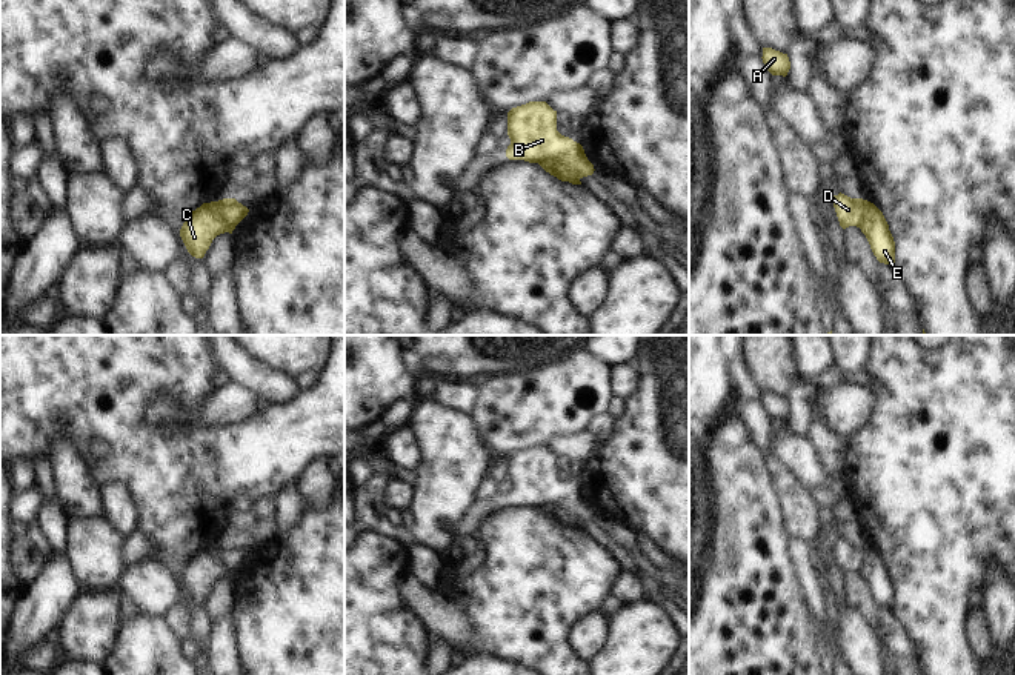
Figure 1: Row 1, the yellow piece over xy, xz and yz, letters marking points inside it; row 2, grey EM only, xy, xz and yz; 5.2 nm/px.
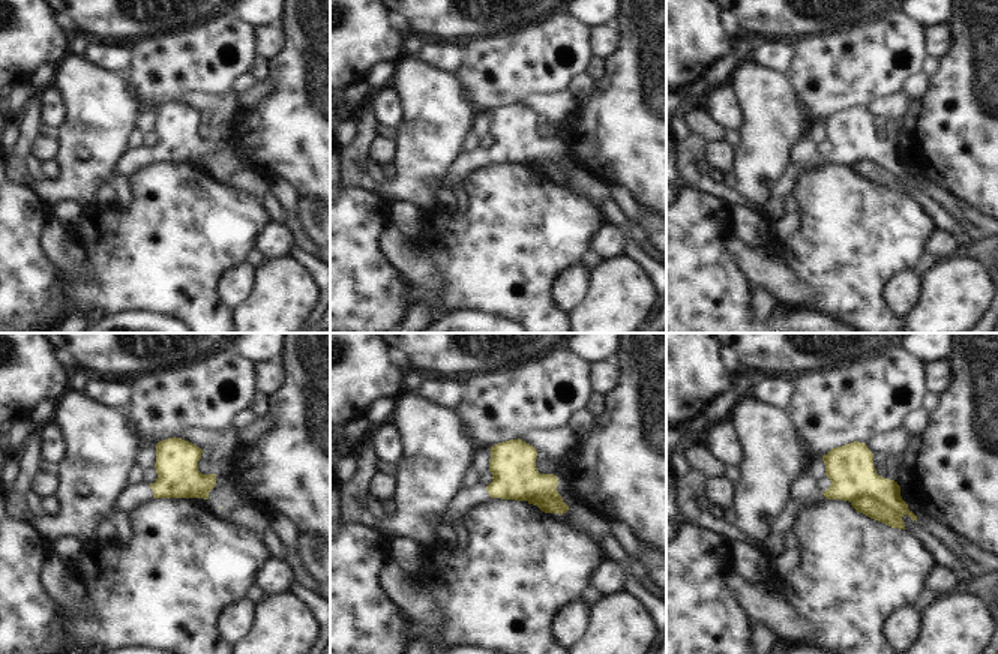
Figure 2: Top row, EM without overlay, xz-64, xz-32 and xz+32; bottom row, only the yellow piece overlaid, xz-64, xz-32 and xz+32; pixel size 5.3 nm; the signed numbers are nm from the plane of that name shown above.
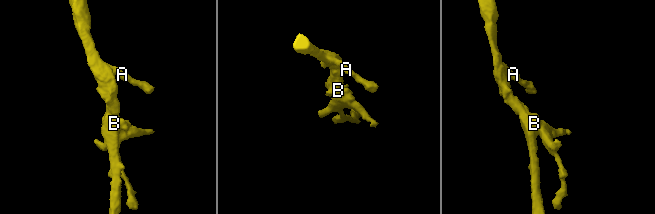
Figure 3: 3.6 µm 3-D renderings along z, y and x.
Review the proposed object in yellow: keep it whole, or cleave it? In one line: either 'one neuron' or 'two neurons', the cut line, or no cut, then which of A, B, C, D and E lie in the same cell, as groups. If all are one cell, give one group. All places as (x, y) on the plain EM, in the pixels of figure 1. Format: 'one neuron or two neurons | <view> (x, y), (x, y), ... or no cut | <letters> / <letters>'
two neurons | xz (539, 506), (559, 505), (580, 522) | A B D / C E

